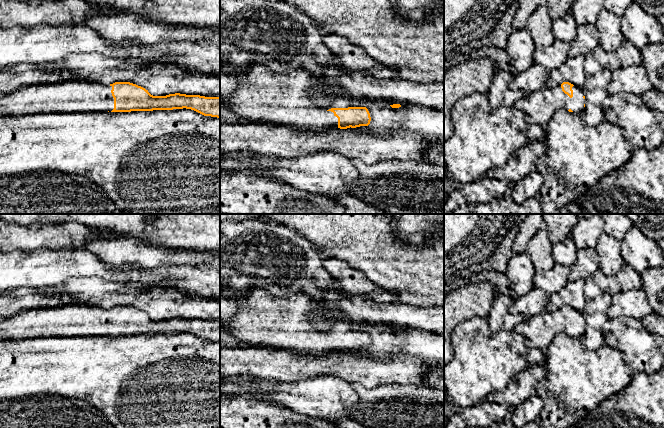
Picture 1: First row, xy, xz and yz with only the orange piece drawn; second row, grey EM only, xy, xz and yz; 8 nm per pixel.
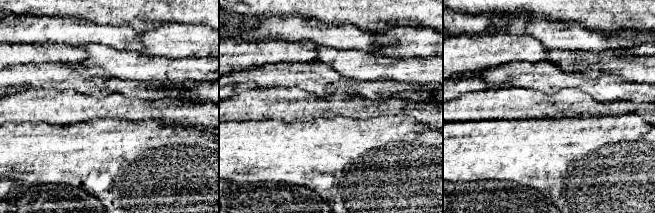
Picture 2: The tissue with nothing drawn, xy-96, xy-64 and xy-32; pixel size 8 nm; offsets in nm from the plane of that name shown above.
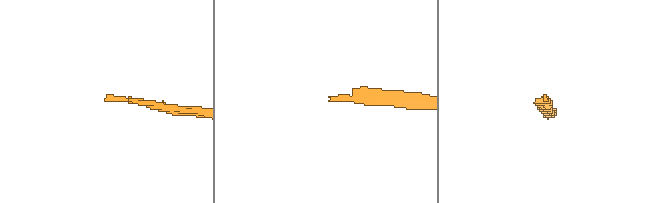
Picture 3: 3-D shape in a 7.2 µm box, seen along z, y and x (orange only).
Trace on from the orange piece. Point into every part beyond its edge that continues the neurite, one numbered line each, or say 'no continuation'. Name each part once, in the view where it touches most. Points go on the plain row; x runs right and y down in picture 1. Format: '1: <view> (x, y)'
1: xz (262, 320)

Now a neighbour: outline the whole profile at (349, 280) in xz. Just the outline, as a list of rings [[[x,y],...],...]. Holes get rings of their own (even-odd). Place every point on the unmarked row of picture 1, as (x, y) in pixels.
[[[323,259],[324,269],[336,281],[341,292],[348,295],[364,295],[376,302],[390,303],[398,301],[396,294],[385,291],[370,281],[362,272],[352,268],[348,263],[335,259]]]

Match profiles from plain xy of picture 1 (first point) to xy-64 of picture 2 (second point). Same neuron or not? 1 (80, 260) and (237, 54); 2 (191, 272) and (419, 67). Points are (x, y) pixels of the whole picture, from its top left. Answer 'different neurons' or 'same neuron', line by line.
1: same neuron
2: same neuron

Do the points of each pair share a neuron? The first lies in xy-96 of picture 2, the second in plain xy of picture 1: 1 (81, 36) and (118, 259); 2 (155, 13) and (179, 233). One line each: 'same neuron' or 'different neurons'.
1: same neuron
2: same neuron

